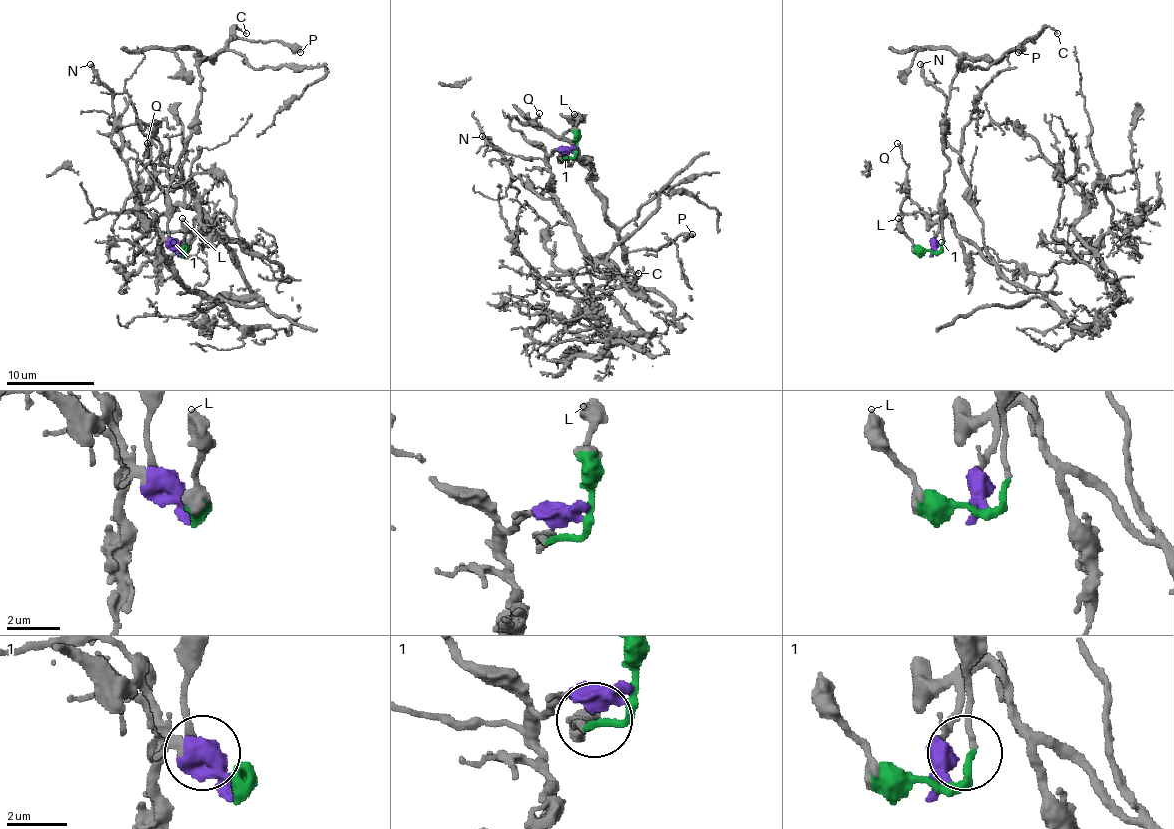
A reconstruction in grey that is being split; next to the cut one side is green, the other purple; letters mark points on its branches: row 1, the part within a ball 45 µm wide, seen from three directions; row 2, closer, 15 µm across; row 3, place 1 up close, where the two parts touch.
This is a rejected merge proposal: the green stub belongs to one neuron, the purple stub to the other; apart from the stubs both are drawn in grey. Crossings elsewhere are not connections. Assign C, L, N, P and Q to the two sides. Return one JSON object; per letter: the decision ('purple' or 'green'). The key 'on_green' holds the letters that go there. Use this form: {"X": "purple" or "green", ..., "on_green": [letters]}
{"C": "green", "L": "green", "N": "purple", "P": "green", "Q": "purple", "on_green": ["C", "L", "P"]}

